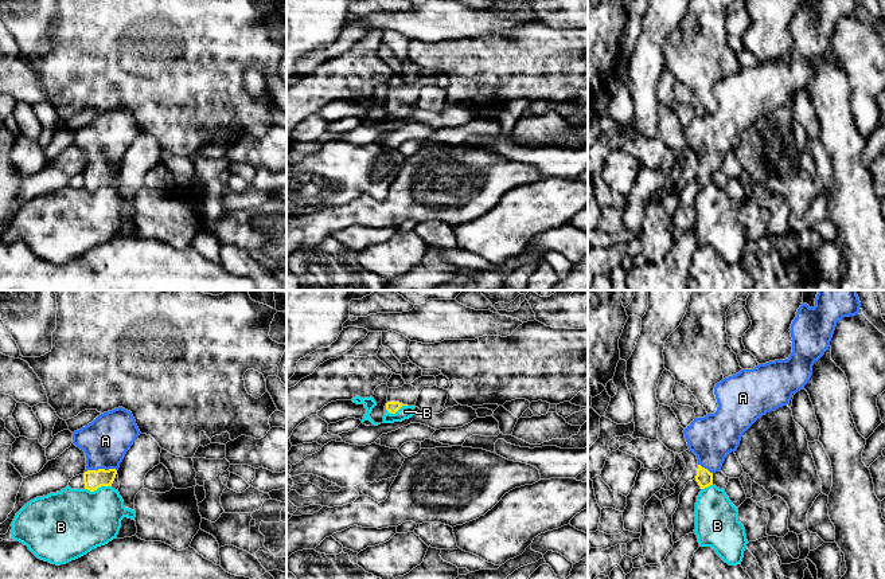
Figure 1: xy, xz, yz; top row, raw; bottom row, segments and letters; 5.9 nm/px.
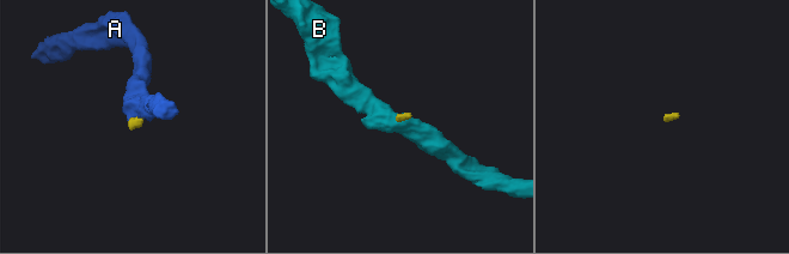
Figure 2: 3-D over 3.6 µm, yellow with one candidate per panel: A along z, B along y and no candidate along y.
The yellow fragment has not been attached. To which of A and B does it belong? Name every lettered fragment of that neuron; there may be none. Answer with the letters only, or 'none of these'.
A

